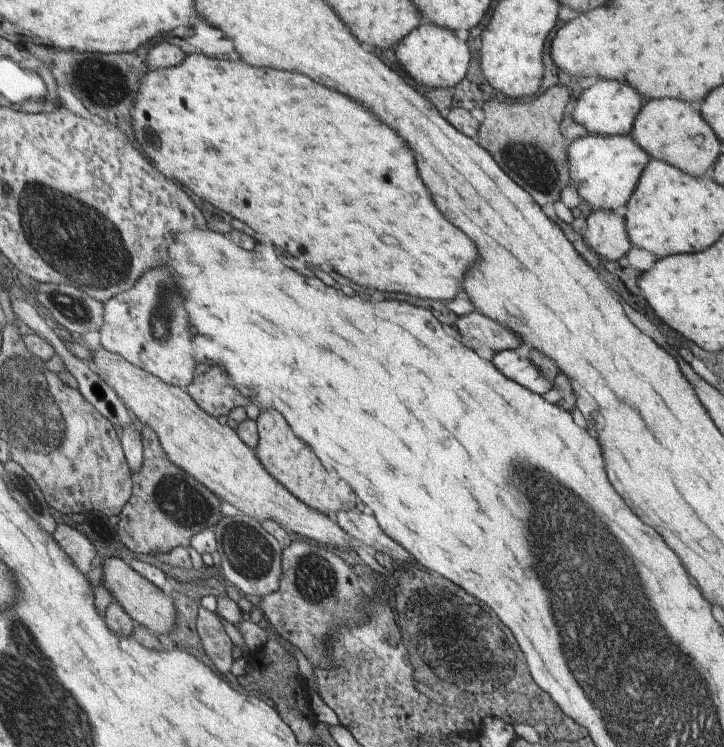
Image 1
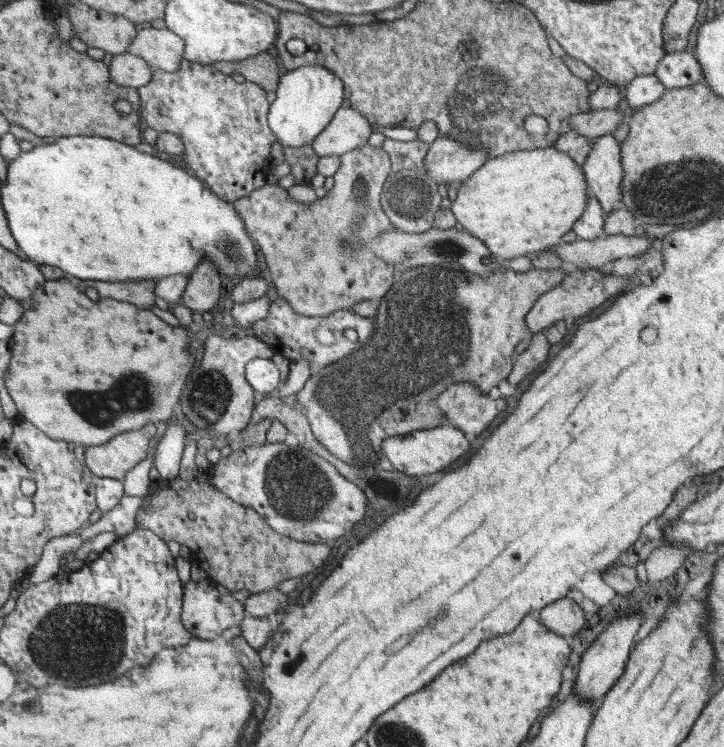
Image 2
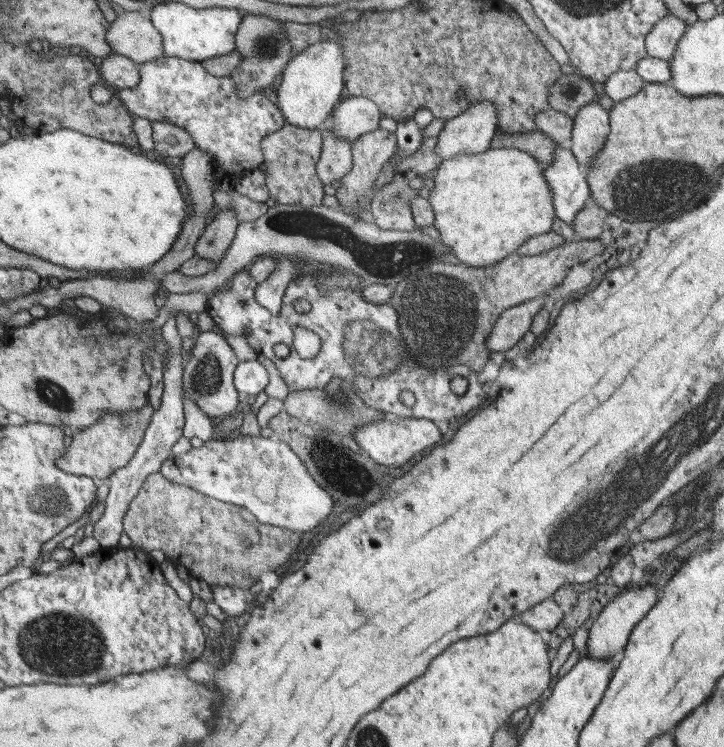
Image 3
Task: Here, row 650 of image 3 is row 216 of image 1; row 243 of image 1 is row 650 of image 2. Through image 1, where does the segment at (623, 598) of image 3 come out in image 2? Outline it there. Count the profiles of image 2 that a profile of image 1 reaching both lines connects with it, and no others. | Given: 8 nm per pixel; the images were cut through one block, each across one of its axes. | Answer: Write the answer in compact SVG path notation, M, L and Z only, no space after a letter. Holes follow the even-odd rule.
M642 611L620 616L612 621L603 632L600 631L600 635L592 642L592 645L582 653L572 693L582 695L585 700L598 703L598 698L602 698L611 690L612 685L620 679L620 675L624 674L624 667L627 666L634 647L634 637L641 629L643 618Z

